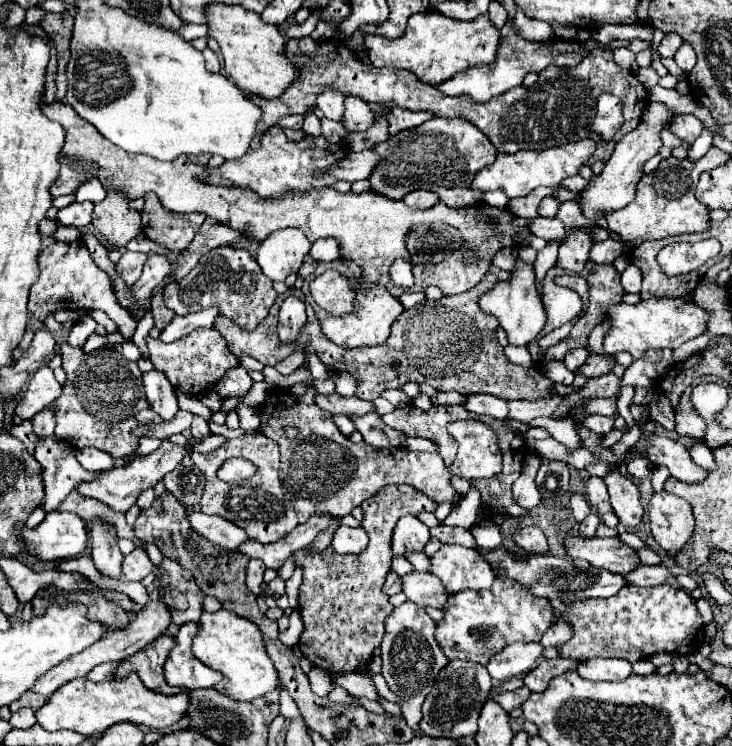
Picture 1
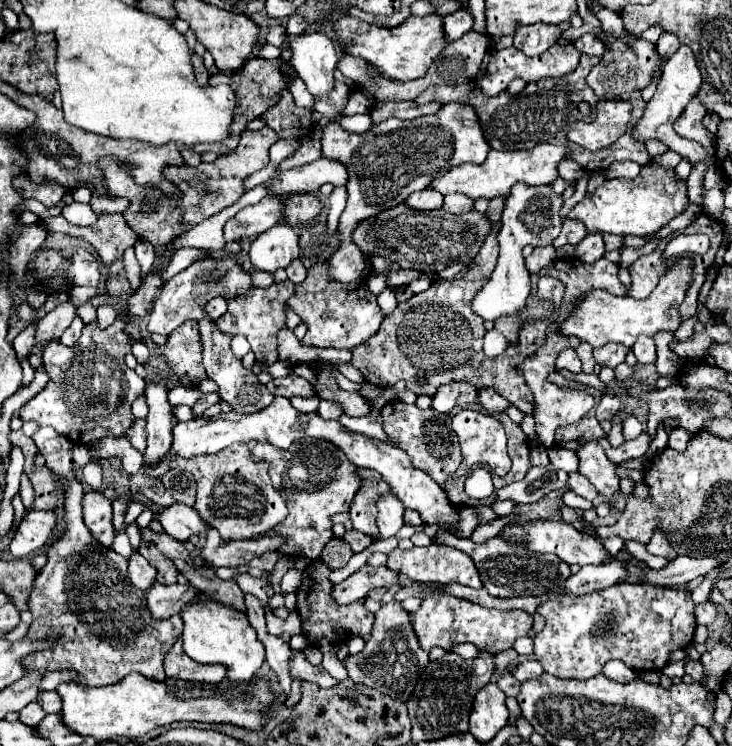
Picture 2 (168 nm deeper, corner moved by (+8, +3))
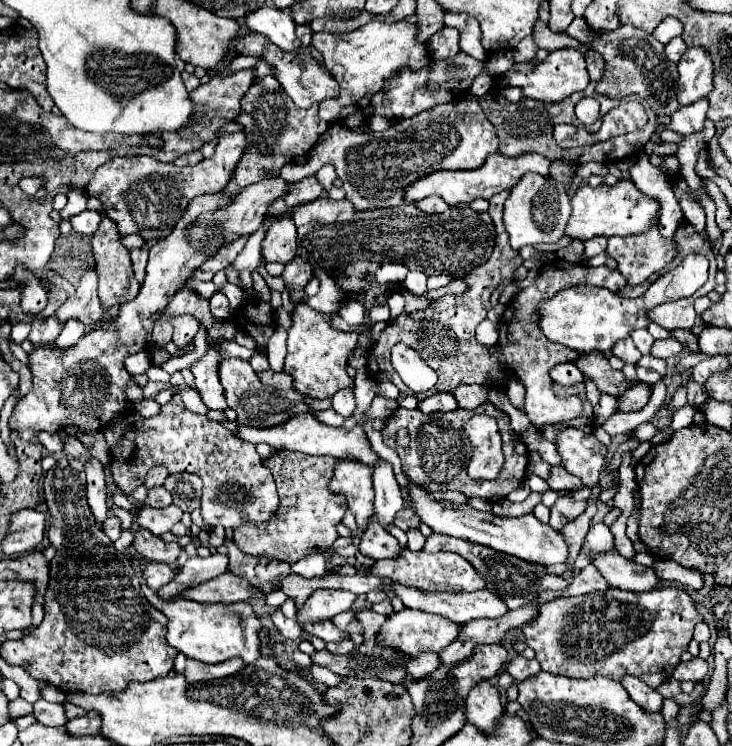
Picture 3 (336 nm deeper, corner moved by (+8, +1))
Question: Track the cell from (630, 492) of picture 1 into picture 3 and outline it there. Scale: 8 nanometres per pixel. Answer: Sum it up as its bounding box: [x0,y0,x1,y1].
[556,427,606,489]

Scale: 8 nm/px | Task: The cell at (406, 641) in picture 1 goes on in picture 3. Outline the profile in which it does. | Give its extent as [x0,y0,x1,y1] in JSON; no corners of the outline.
[314,607,410,685]

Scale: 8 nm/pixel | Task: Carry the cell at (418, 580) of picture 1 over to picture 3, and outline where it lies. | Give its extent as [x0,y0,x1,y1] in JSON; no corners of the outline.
[298,589,358,621]

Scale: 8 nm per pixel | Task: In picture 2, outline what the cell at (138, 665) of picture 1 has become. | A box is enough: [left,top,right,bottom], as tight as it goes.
[22,429,182,687]

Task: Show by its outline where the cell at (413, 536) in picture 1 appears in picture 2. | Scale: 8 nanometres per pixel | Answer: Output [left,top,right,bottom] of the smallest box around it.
[376,493,404,539]

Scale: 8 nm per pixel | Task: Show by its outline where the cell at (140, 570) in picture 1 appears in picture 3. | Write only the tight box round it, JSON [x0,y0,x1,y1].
[142,563,174,591]

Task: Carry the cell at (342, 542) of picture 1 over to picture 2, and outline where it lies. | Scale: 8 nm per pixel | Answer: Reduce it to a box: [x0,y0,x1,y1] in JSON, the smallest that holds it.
[344,531,372,553]

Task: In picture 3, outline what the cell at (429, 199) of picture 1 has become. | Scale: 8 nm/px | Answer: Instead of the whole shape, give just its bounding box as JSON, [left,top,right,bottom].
[414,197,450,213]

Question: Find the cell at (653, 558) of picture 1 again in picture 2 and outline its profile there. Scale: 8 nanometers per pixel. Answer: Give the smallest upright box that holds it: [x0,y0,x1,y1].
[563,491,594,510]

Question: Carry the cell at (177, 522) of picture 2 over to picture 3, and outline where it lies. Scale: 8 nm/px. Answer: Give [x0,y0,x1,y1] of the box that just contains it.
[138,507,184,535]

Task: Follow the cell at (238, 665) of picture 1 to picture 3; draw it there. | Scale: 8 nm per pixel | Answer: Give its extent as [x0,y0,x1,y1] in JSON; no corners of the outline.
[139,576,262,665]

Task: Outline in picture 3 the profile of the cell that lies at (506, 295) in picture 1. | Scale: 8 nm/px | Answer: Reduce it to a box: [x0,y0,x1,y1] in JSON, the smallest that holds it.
[504,173,570,249]

